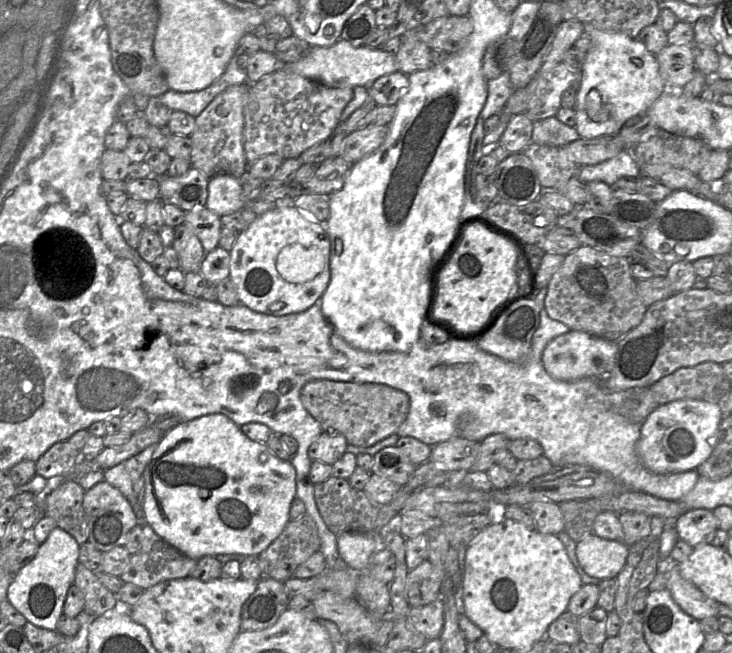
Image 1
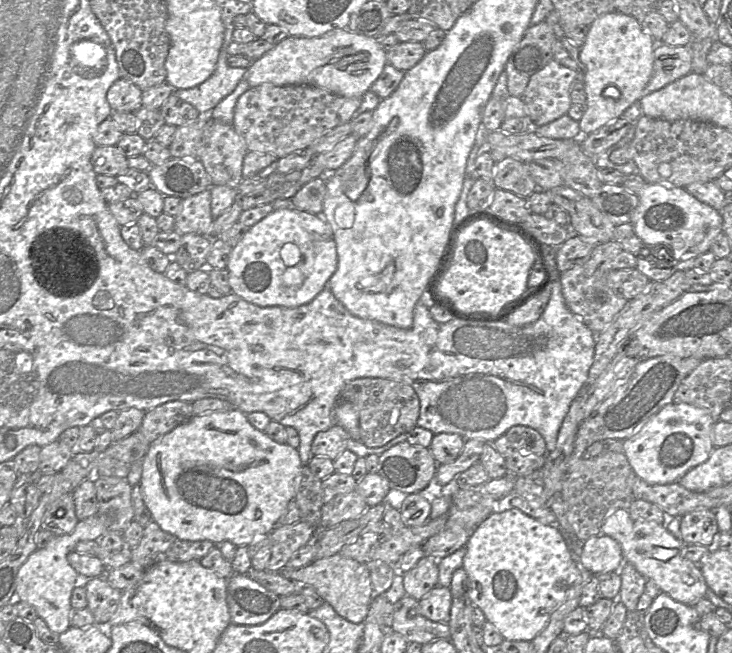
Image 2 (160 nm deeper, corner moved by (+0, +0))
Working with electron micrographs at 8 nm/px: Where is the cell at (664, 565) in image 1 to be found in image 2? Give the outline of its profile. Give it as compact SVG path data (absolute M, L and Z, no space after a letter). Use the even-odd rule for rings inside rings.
M619 509L606 519L601 533L615 539L621 545L623 556L626 562L634 567L648 580L653 580L662 592L668 594L677 602L695 606L702 598L706 597L708 586L702 574L699 564L695 564L685 557L686 544L675 538L662 524L645 520L635 520L626 509Z

